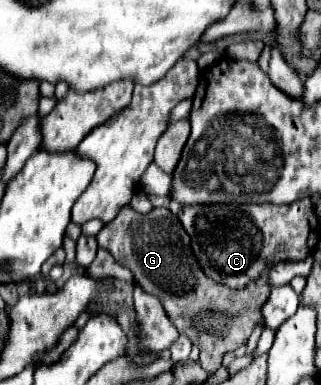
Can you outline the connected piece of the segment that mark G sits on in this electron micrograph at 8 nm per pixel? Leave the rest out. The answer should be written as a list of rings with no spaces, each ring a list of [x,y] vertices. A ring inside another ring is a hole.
[[[126,205],[96,239],[98,247],[108,249],[122,267],[132,271],[136,285],[160,297],[160,303],[174,327],[200,347],[200,363],[204,369],[220,369],[224,353],[246,345],[252,329],[256,325],[264,325],[262,305],[270,297],[268,279],[272,267],[264,269],[260,279],[242,289],[228,289],[224,283],[210,279],[192,253],[188,233],[170,209],[158,207],[148,215],[142,215]]]

